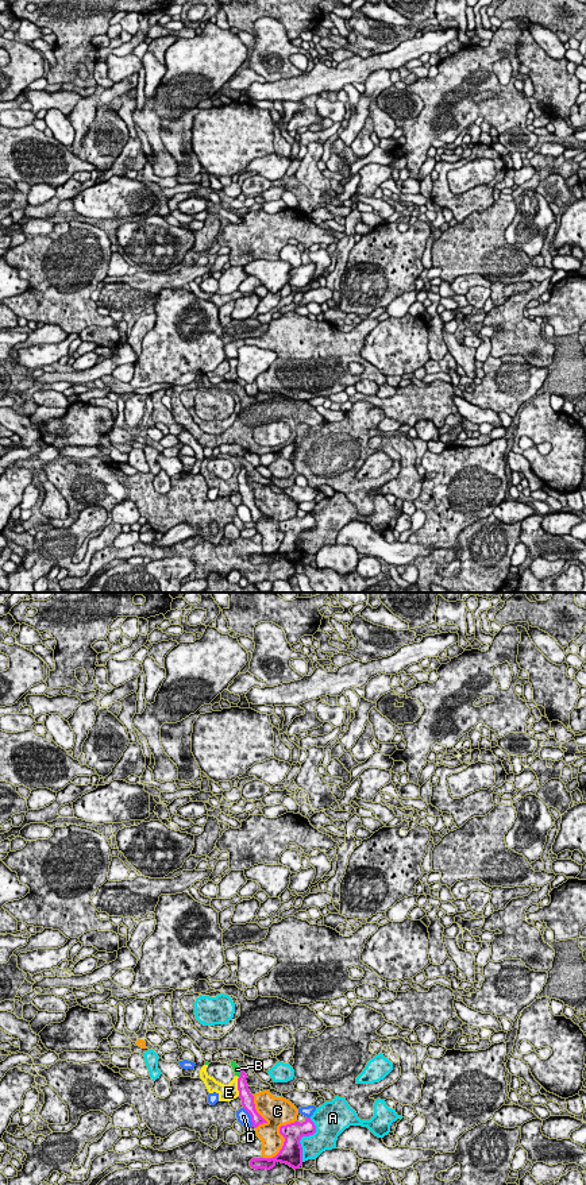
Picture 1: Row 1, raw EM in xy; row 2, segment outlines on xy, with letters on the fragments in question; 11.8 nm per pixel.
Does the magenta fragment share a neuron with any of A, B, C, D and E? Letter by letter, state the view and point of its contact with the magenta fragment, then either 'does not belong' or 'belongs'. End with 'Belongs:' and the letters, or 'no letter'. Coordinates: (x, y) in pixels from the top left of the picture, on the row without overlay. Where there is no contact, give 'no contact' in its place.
A: meets magenta in xy at (303, 531); does not belong
B: meets magenta in xy at (241, 470); does not belong
C: meets magenta in xy at (282, 531); does not belong
D: meets magenta in xy at (250, 510); does not belong
E: meets magenta in xy at (238, 482); does not belong
Belongs: no letter

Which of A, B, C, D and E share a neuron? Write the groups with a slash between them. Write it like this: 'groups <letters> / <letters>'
groups A / B E / C / D

